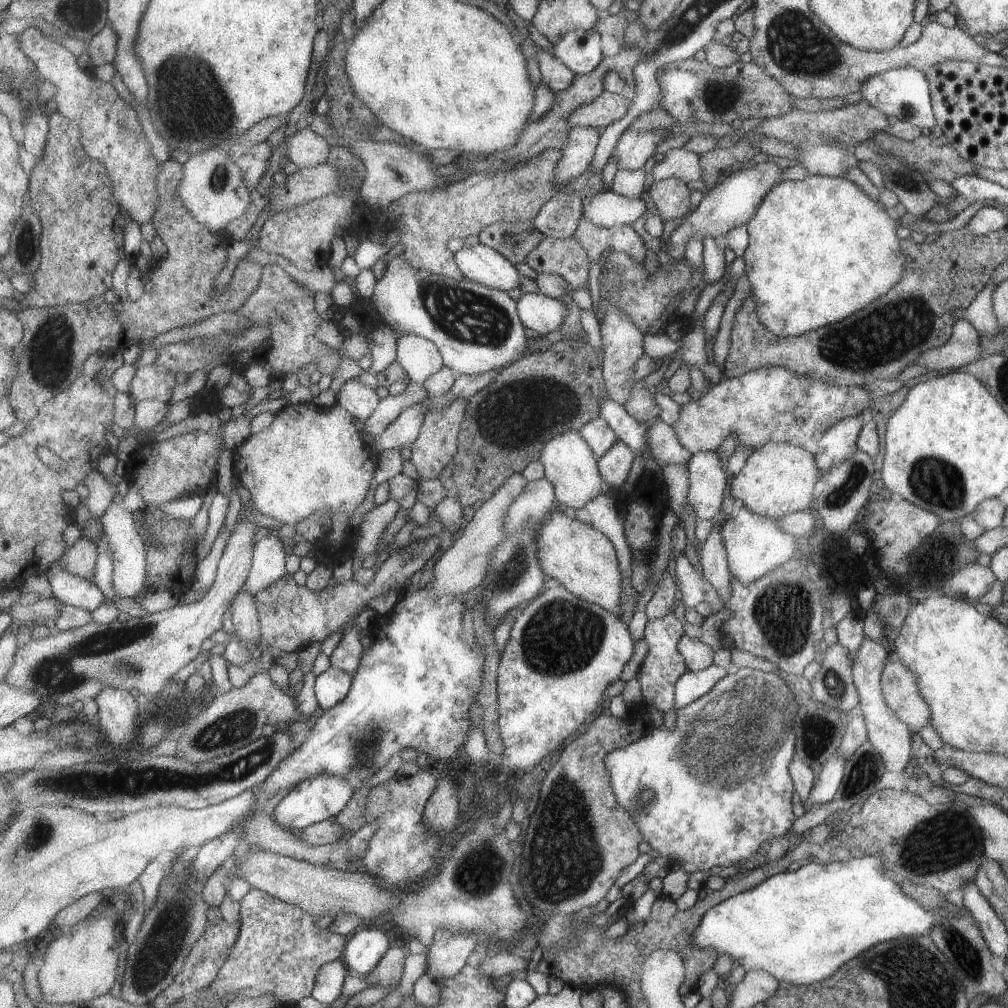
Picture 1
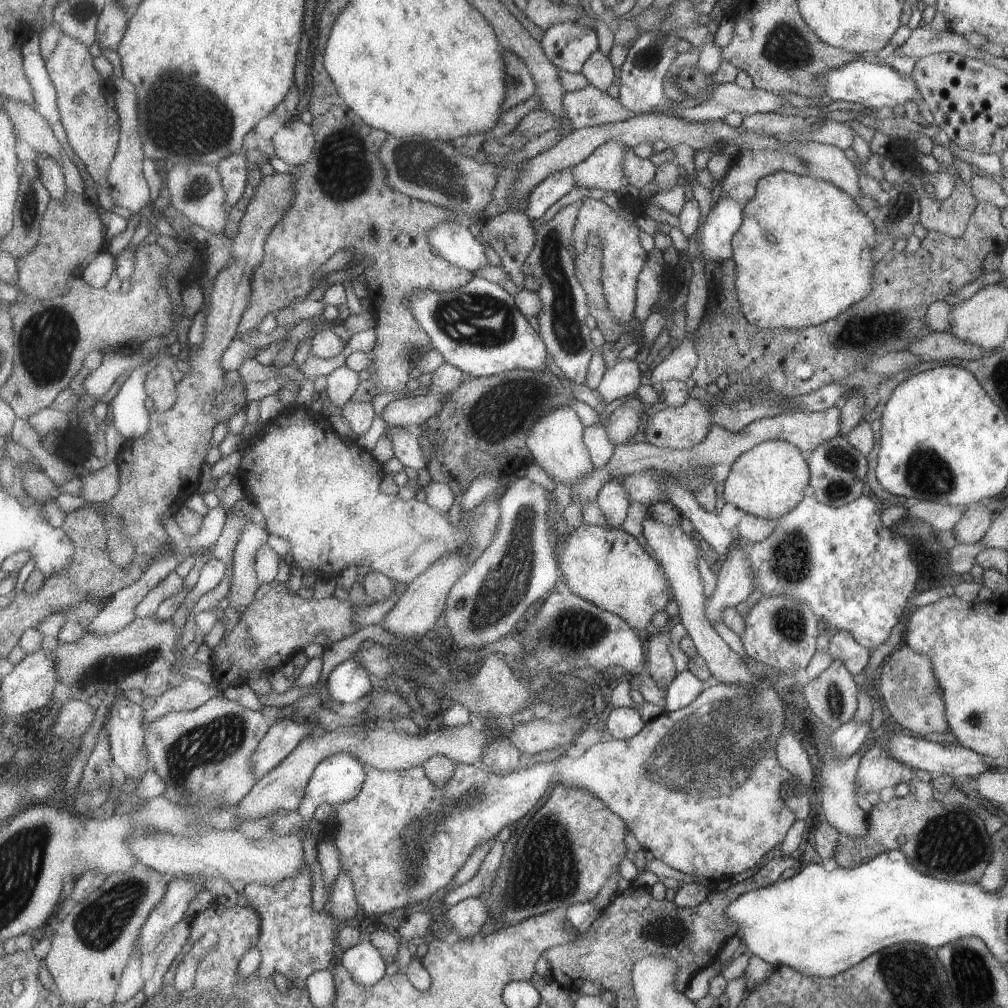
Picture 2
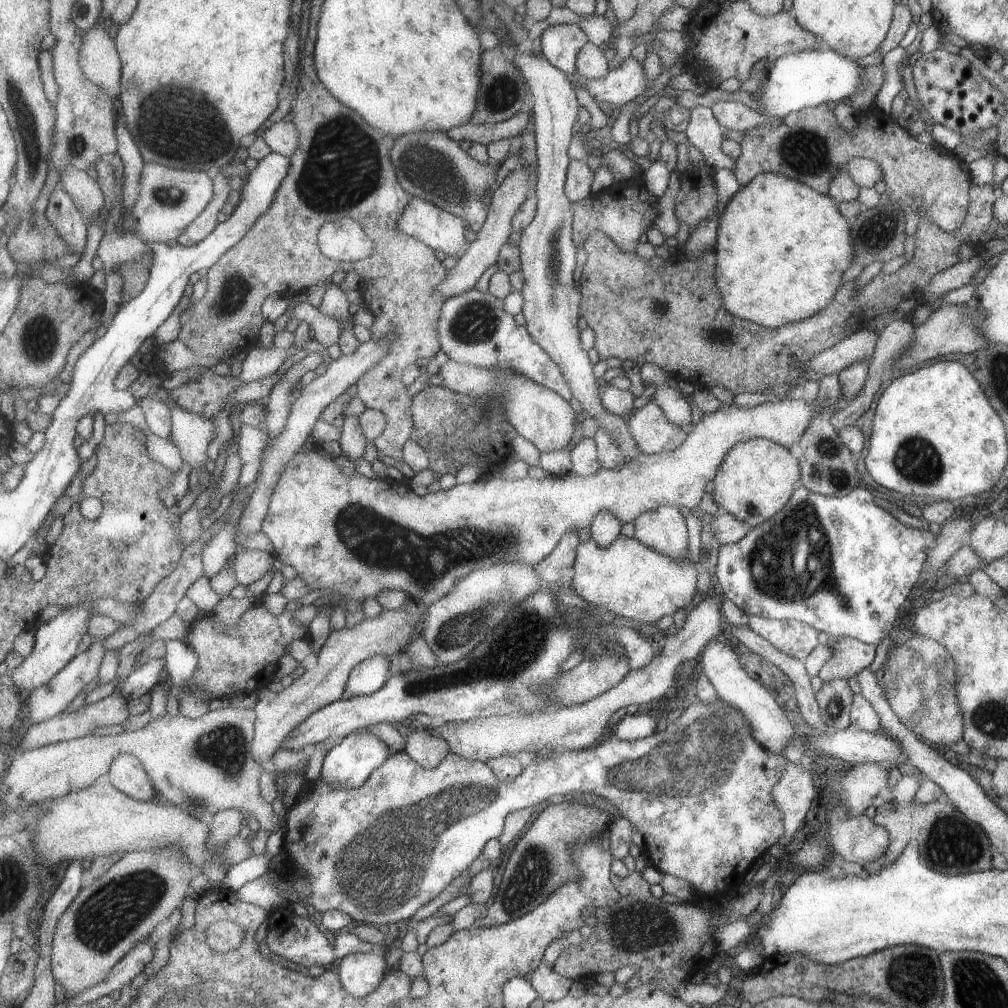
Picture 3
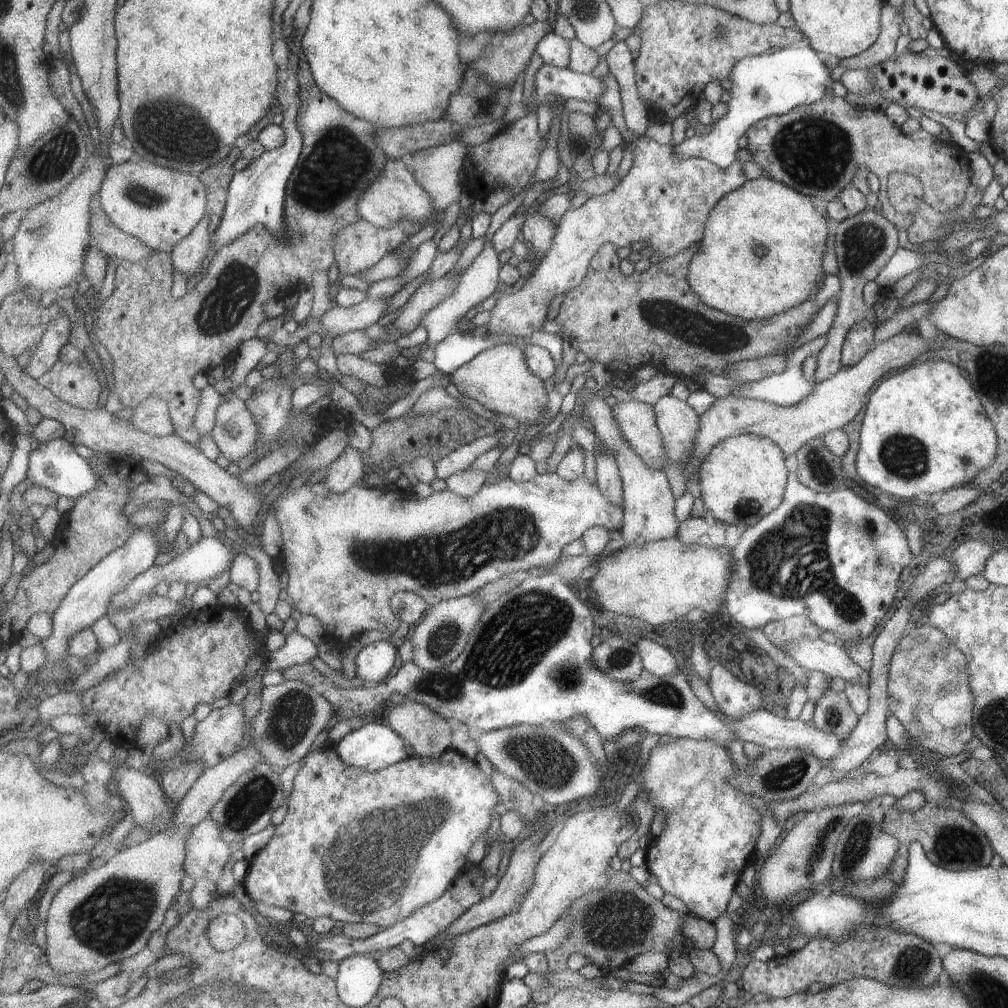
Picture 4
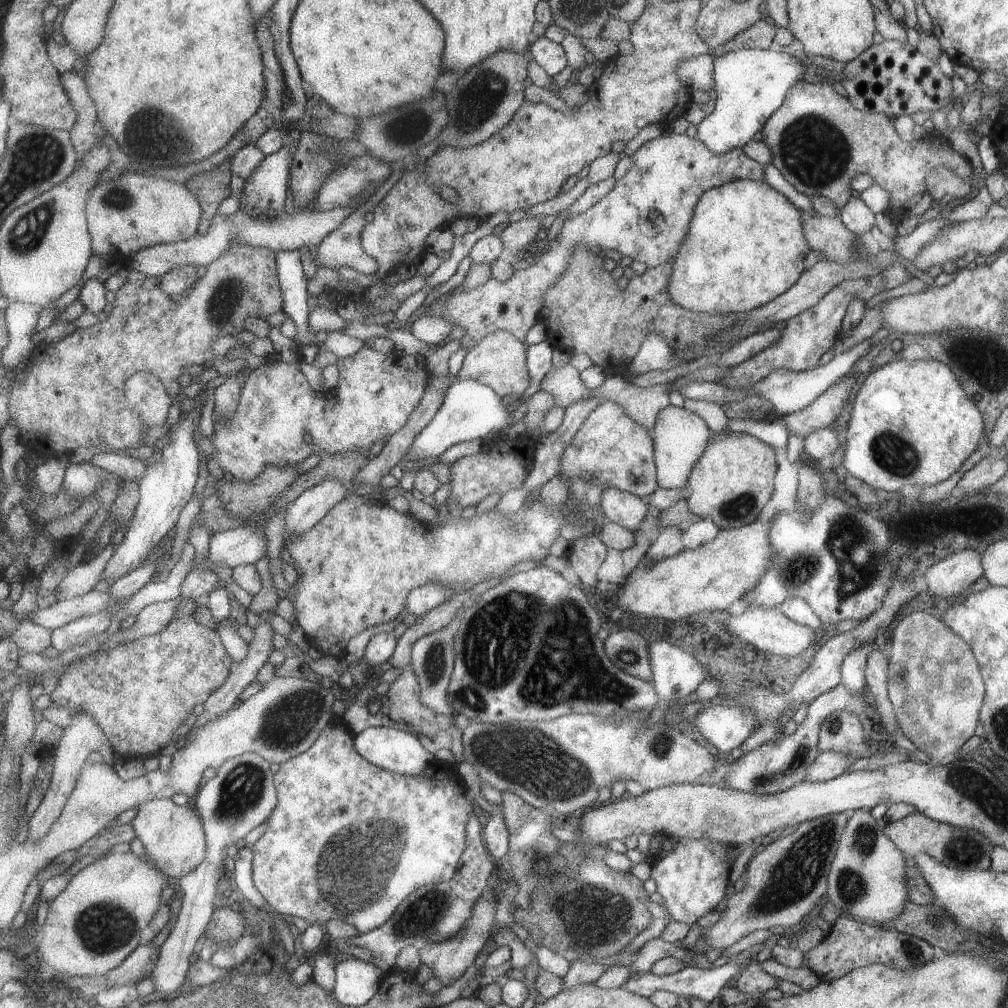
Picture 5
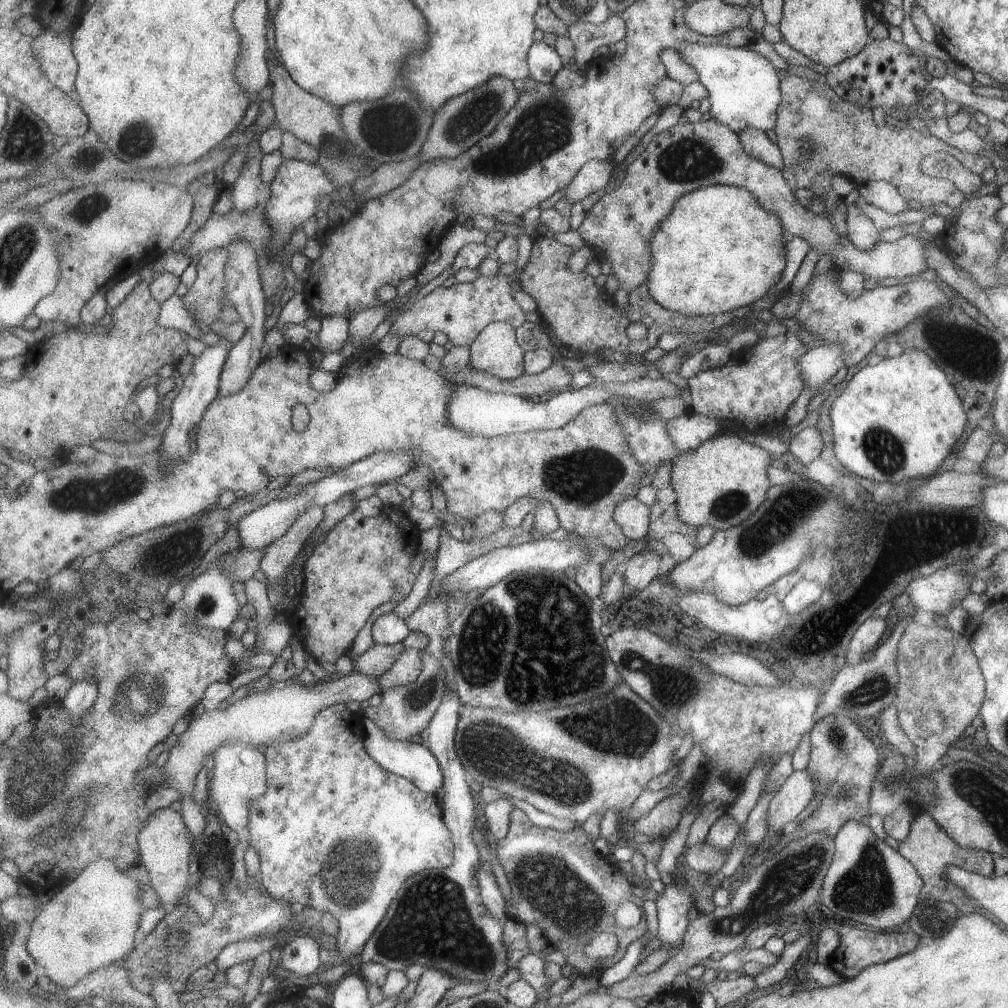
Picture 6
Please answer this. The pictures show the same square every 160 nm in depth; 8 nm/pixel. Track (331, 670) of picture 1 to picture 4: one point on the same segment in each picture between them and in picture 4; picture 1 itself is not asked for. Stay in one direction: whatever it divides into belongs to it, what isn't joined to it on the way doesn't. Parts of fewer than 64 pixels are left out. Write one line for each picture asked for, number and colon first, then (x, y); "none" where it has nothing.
2: (348, 681)
3: (369, 676)
4: (374, 662)

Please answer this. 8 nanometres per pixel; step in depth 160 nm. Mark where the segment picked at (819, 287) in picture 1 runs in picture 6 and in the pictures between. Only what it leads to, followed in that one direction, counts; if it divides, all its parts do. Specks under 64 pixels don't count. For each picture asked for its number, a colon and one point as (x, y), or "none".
2: (802, 255)
3: (781, 248)
4: (760, 255)
5: (745, 245)
6: (717, 250)

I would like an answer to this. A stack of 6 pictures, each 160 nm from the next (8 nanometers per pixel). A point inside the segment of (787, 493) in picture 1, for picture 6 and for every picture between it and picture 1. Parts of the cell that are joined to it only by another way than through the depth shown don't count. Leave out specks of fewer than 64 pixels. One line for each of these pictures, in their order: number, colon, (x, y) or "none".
2: (766, 481)
3: (755, 480)
4: (742, 479)
5: (732, 479)
6: (722, 482)

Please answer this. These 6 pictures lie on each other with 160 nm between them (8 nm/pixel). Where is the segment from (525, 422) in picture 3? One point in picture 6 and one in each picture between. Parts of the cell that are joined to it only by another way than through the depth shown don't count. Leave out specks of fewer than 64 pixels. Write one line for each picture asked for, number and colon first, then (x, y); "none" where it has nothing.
4: (499, 378)
5: (499, 361)
6: (497, 352)

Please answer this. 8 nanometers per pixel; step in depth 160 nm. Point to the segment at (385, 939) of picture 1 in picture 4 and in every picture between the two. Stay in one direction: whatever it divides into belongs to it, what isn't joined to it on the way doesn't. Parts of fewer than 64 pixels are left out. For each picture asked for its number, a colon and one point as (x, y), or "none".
2: (366, 963)
3: (361, 973)
4: (359, 978)

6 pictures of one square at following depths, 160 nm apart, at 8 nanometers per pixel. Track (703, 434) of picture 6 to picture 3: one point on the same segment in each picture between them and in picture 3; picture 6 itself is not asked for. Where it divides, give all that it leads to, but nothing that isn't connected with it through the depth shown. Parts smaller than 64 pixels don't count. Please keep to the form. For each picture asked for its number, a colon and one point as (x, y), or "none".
3: (673, 404)
4: (678, 423)
5: (679, 436)

